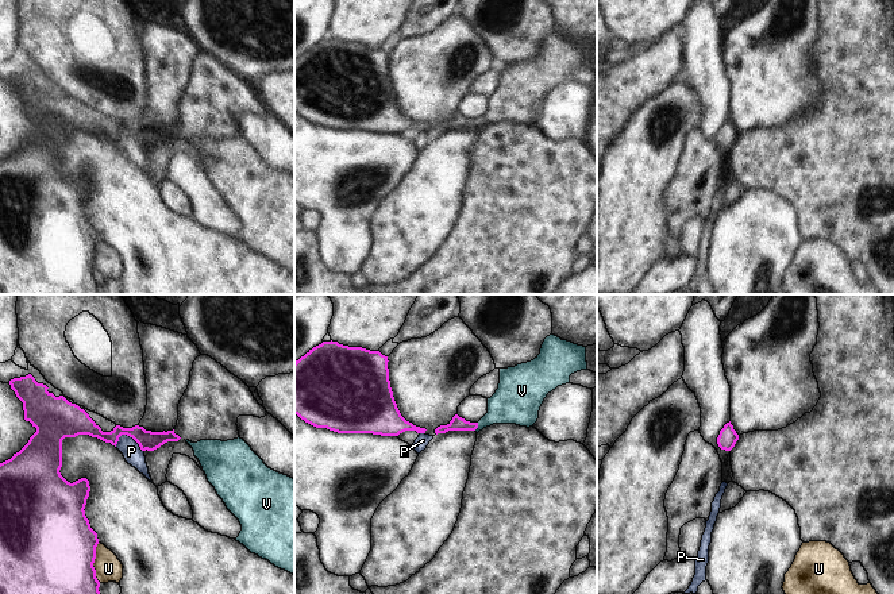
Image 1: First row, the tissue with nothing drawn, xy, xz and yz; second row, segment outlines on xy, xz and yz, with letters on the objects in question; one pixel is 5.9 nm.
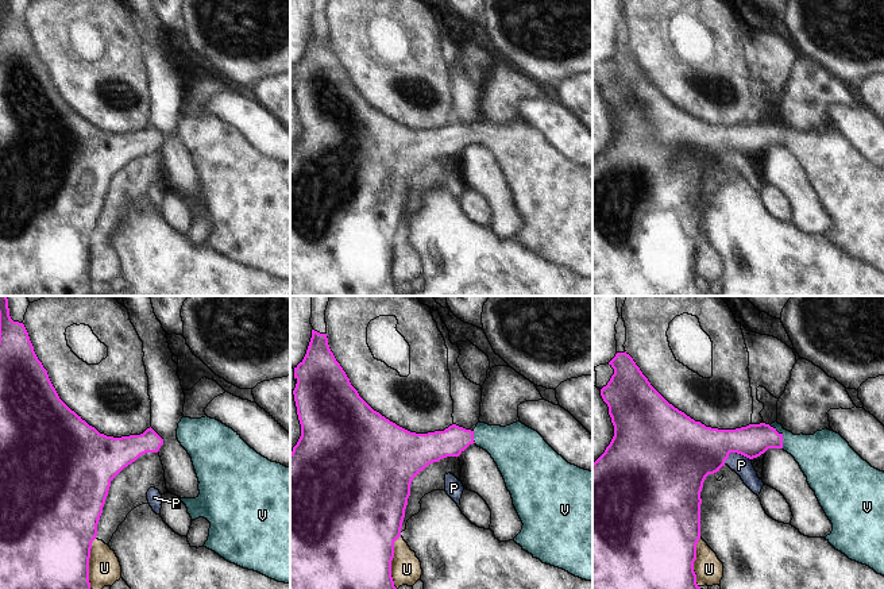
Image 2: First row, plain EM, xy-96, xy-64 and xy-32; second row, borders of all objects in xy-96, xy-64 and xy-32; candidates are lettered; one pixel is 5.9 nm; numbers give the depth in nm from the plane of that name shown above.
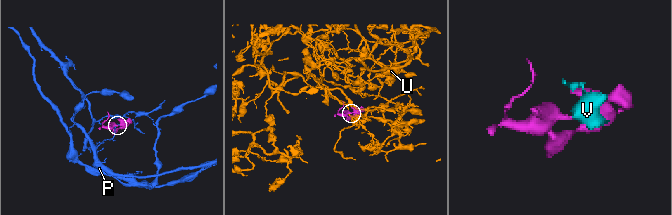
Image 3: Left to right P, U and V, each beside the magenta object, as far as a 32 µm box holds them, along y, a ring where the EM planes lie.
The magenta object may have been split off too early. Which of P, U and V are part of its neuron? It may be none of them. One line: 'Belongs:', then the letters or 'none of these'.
Belongs: V

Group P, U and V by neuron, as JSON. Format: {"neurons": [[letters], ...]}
{"neurons": [["P"], ["U"], ["V"]]}

